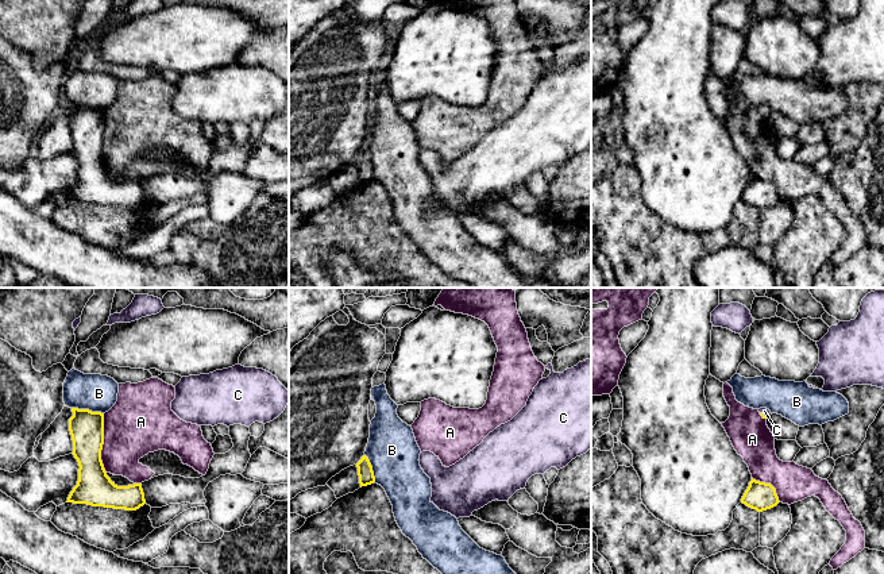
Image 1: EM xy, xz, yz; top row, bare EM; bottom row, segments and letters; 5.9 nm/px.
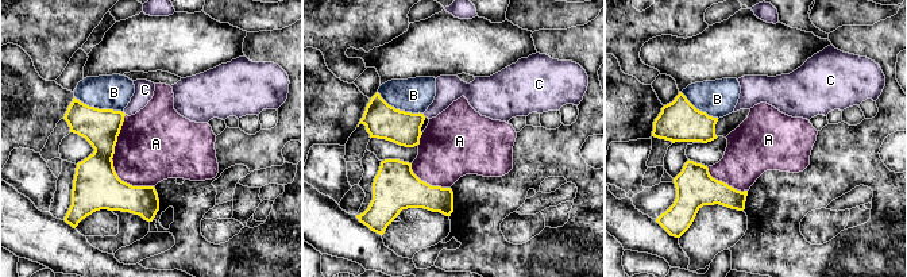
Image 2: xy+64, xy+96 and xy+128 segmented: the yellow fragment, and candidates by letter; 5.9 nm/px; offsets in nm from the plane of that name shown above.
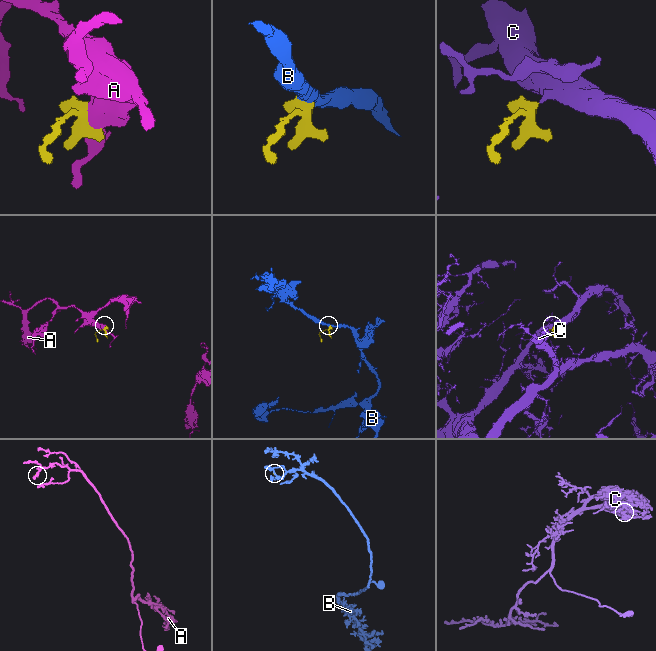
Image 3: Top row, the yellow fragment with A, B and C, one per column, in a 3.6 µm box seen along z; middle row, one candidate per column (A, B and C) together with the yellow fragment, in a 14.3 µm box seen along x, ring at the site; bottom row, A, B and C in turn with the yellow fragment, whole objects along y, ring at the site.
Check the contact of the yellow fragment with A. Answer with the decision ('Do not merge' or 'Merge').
Do not merge

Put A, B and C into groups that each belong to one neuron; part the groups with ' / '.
A / B / C

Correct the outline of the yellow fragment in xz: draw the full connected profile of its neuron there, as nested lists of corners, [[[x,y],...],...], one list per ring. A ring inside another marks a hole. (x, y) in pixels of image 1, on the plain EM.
[[[366,153],[356,161],[359,181],[362,184],[367,184],[375,180],[372,163]]]

